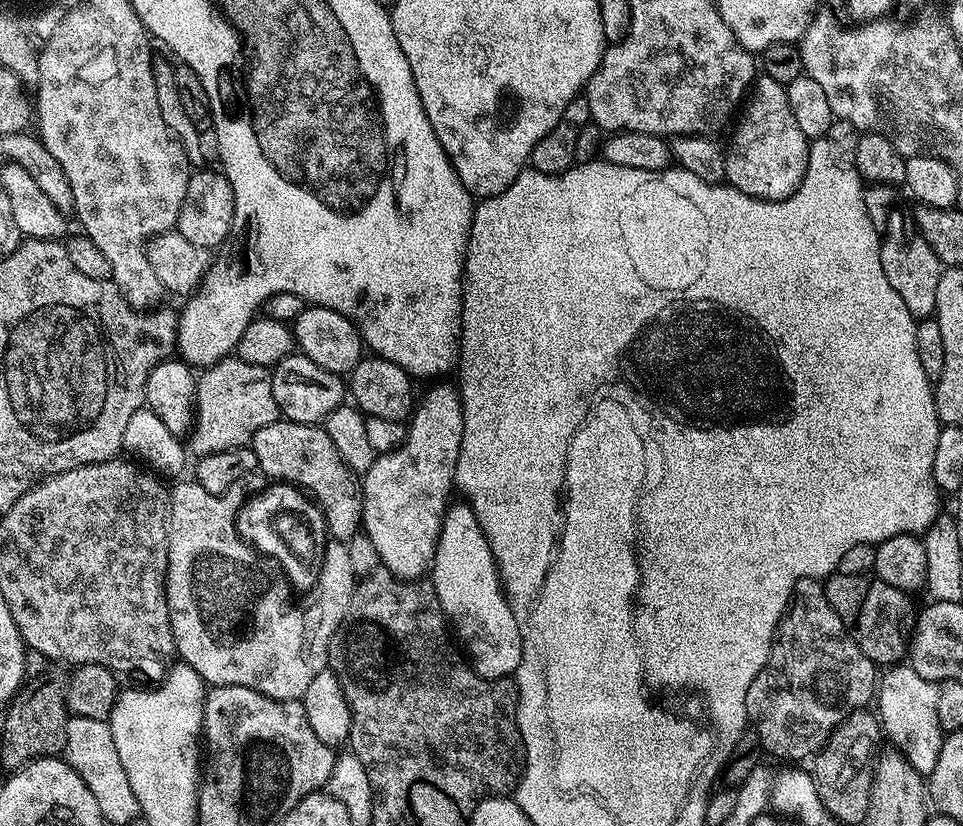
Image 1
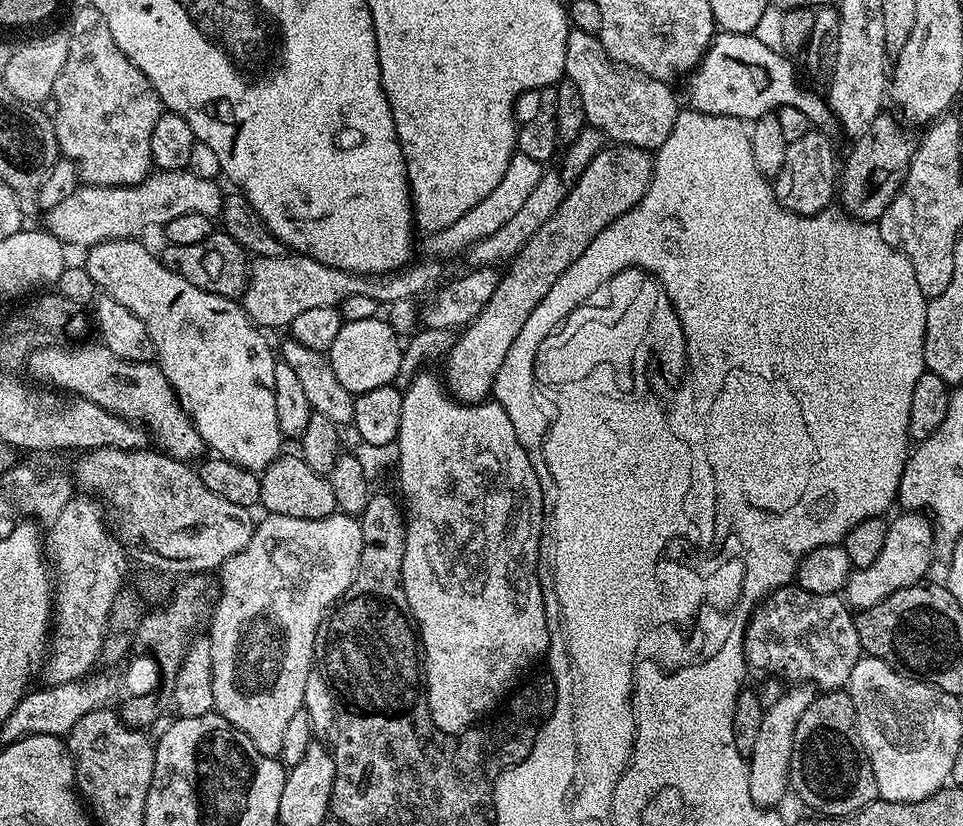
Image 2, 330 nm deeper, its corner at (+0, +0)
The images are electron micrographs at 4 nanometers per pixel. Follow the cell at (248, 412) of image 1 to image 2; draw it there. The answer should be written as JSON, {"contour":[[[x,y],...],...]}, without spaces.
{"contour":[[[95,343],[89,348],[53,346],[35,349],[26,361],[27,371],[32,371],[40,379],[37,381],[47,382],[53,389],[81,396],[102,406],[102,410],[110,410],[110,414],[118,414],[135,424],[141,424],[149,437],[155,443],[157,440],[161,444],[157,445],[175,460],[199,461],[200,451],[206,448],[205,442],[188,417],[187,410],[180,404],[171,382],[164,377],[159,364],[126,362],[118,358],[118,354],[110,354],[103,343]]]}

